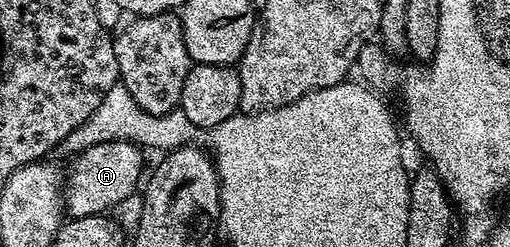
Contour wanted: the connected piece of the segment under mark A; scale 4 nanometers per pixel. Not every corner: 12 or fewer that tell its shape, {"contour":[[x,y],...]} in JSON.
{"contour":[[101,142],[64,178],[70,218],[105,215],[143,181],[143,147]]}

